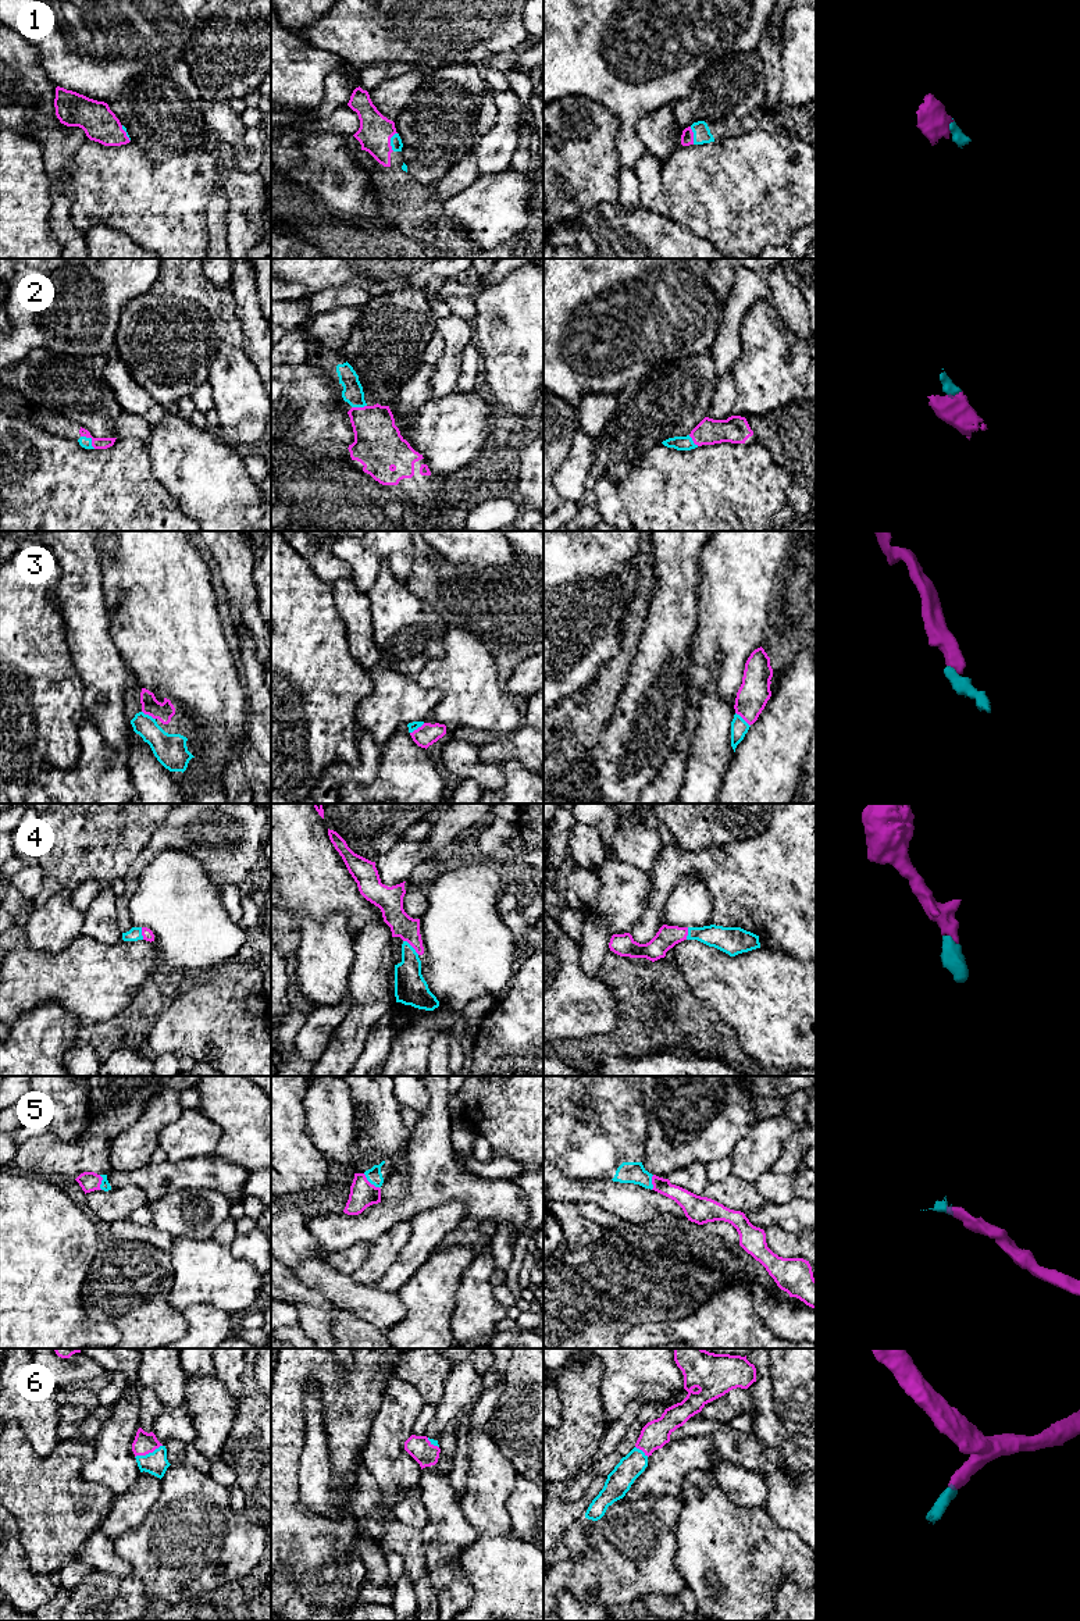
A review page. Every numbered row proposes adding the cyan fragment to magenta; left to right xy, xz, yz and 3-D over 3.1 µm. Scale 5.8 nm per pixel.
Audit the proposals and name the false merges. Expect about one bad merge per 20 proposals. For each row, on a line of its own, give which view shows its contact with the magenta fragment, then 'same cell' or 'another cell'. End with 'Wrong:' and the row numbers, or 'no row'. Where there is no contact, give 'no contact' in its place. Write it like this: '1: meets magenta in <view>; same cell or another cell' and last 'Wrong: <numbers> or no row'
1: meets magenta in xz; same cell
2: meets magenta in xy; same cell
3: meets magenta in yz; same cell
4: meets magenta in xz; same cell
5: meets magenta in xz; same cell
6: meets magenta in xy; same cell
Wrong: no row

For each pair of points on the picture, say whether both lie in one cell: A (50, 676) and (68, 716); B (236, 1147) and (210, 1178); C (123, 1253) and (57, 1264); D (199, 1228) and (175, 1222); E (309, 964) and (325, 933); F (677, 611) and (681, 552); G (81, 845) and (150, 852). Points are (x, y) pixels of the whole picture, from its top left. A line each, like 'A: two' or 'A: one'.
A: one
B: two
C: two
D: one
E: one
F: one
G: two

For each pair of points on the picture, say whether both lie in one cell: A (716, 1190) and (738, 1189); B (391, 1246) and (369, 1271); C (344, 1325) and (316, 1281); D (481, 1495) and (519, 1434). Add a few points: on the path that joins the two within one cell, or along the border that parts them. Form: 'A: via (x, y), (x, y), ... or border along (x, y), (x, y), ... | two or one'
A: via (722, 1190), (733, 1190) | one
B: via (385, 1251), (374, 1265) | one
C: border along (303, 1283), (330, 1303), (353, 1313), (359, 1318) | two
D: border along (485, 1429), (519, 1474) | two

